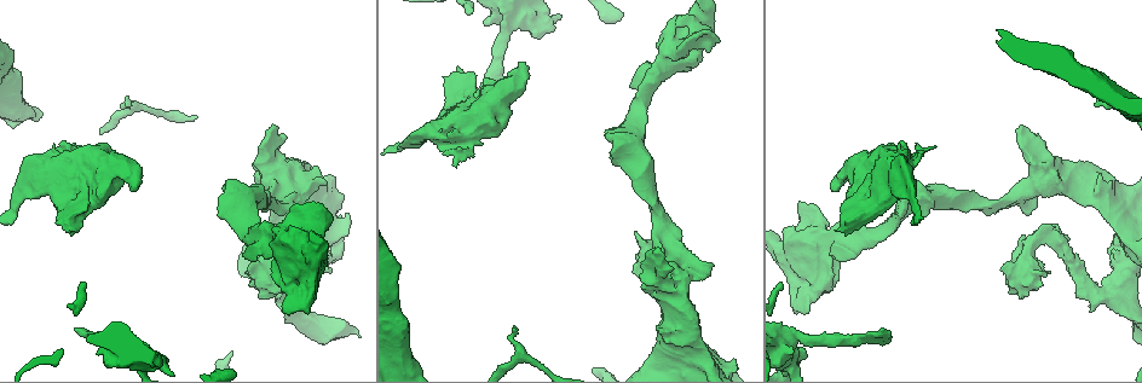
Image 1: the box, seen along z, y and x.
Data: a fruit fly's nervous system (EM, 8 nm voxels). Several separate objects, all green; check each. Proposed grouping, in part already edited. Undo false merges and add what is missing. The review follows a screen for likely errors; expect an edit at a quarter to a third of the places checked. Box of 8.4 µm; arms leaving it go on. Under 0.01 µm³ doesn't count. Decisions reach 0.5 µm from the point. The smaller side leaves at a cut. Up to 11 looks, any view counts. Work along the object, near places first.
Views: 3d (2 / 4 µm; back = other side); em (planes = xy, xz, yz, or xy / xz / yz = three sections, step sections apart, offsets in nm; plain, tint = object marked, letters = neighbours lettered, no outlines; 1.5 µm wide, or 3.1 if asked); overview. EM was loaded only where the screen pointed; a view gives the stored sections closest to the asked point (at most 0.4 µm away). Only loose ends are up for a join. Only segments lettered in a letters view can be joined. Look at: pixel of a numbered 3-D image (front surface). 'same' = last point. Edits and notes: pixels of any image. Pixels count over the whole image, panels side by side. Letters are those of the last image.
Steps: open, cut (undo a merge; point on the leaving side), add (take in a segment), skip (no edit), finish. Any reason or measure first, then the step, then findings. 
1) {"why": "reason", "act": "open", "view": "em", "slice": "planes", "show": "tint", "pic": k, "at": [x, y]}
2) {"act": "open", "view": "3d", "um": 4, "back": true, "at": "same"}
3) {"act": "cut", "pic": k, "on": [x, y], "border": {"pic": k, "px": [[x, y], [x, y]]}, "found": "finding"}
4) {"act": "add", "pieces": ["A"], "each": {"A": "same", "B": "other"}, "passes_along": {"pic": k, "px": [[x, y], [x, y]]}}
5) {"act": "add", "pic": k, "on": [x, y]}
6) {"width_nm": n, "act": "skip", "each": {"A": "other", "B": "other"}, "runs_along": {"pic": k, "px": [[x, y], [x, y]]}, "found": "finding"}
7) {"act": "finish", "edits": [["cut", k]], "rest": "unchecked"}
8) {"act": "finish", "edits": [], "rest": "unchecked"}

{"why": "sudden change in width", "act": "open", "view": "3d", "um": 2, "pic": 1, "at": [913, 195]}

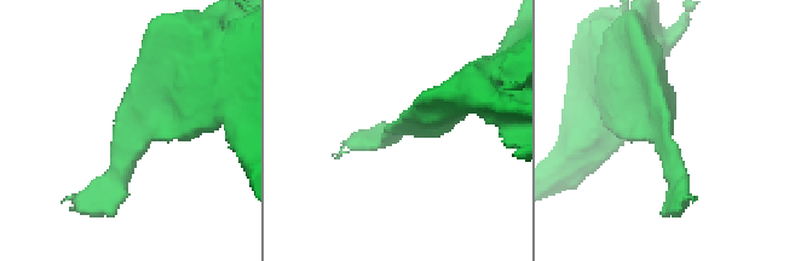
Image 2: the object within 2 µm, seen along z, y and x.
{"why": "now the EM", "act": "open", "view": "em", "slice": "planes", "show": "tint", "pic": 2, "at": [409, 122]}

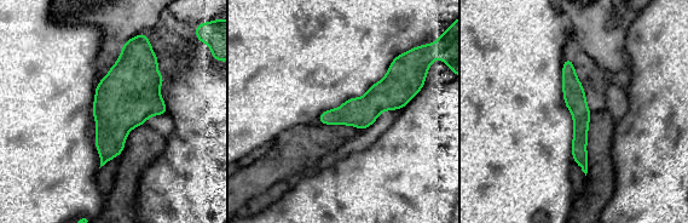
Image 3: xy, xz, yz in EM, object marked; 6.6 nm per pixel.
{"act": "open", "view": "em", "slice": "planes", "show": "letters", "at": "same"}

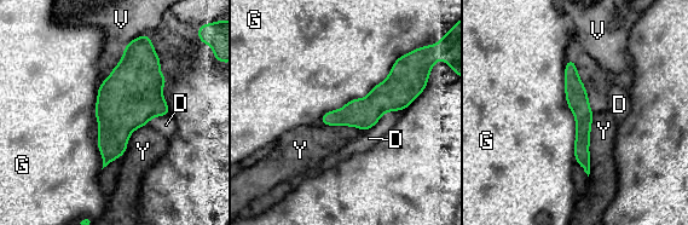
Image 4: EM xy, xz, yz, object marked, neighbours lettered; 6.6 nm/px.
{"width_nm": 140, "act": "skip", "each": {"D": "other", "G": "other", "V": "other", "Y": "other"}, "found": "all the same neuron"}

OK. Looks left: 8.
{"why": "stops while still wide", "act": "open", "view": "em", "slice": "xz", "step": 8, "show": "tint", "pic": 1, "at": [835, 230]}

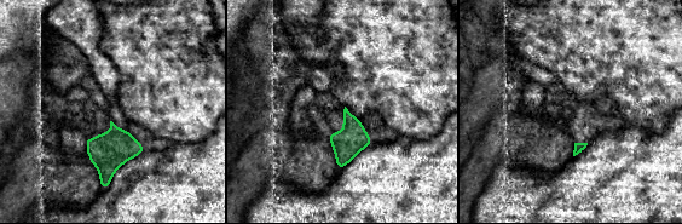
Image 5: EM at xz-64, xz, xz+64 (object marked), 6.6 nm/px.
{"why": "another direction", "act": "open", "view": "em", "slice": "planes", "show": "letters", "at": "same"}

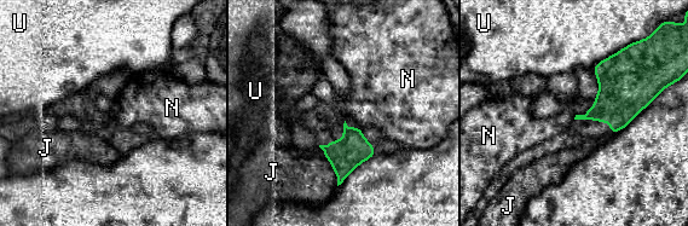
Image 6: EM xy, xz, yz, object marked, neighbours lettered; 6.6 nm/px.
{"act": "skip", "each": {"J": "other", "N": "other", "U": "other"}, "border": {"pic": 6, "px": [[576, 115], [573, 119]]}, "found": "no lettered segment goes on from it"}

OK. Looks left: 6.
{"why": "branch stops here", "act": "open", "view": "3d", "um": 4, "pic": 1, "at": [888, 339]}

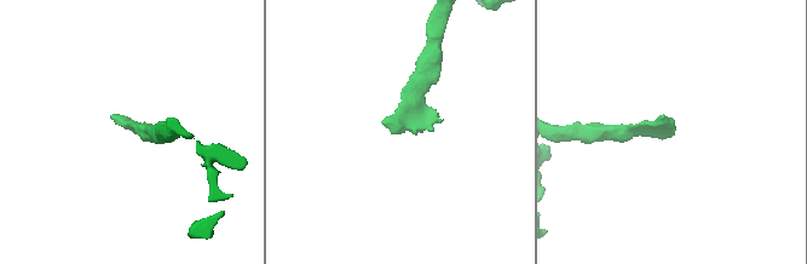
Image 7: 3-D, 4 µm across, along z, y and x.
{"act": "open", "view": "em", "slice": "planes", "show": "tint", "pic": 7, "at": [672, 127]}

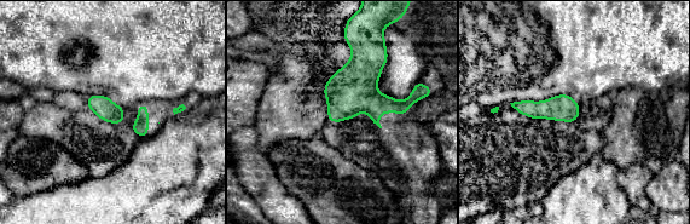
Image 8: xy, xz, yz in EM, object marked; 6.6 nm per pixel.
{"why": "see the neighbours", "act": "open", "view": "em", "slice": "planes", "show": "letters", "at": "same"}

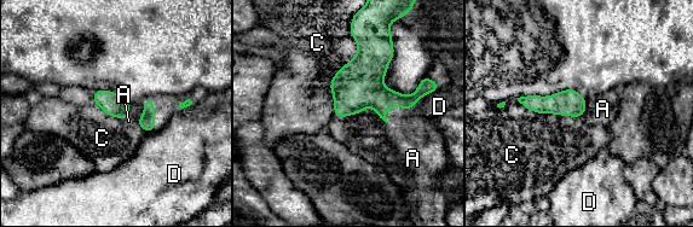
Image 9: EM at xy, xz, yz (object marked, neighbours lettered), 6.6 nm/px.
{"longest_contact_nm": ["C", 600], "act": "add", "pieces": ["A"], "each": {"A": "same", "C": "other", "D": "other"}, "found": "the neuron continues"}

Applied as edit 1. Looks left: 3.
{"why": "branch stops here", "act": "open", "view": "em", "slice": "planes", "show": "letters", "pic": 1, "at": [126, 96]}

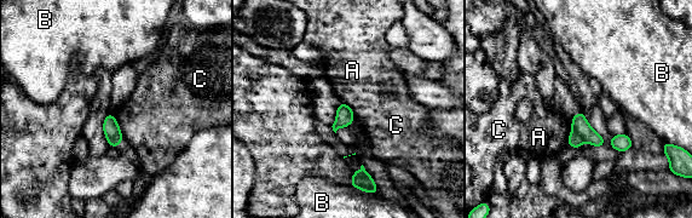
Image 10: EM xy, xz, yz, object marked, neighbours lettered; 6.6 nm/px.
{"act": "skip", "each": {"A": "other", "B": "other", "C": "other"}, "border": {"pic": 10, "px": [[114, 116], [124, 139]]}, "found": "no lettered segment goes on from it"}

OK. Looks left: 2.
{"act": "finish", "edits": [["add", 9]], "rest": "unchecked"}

